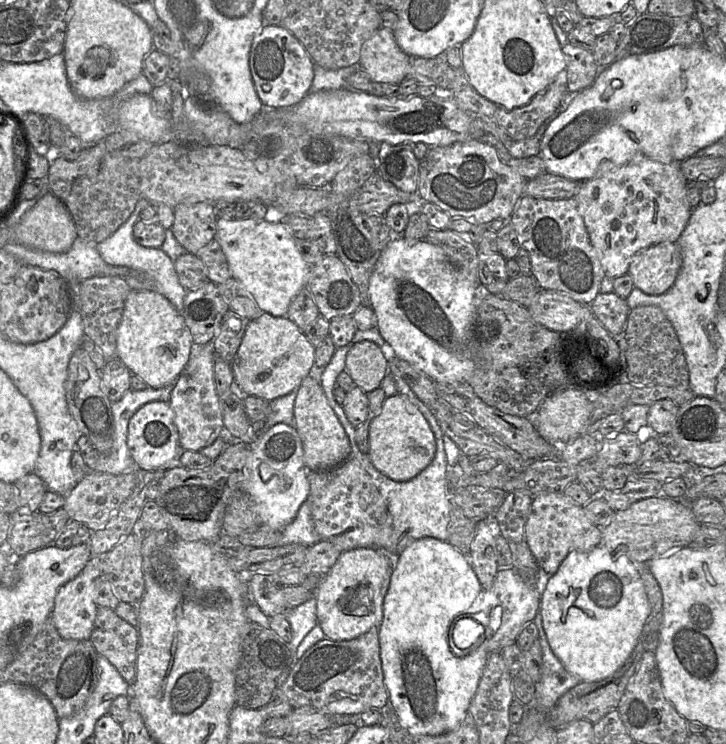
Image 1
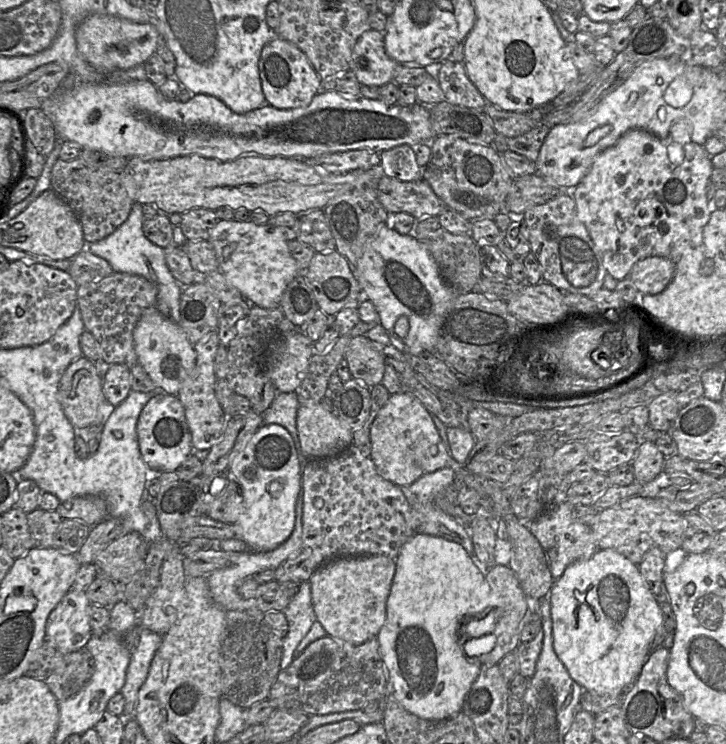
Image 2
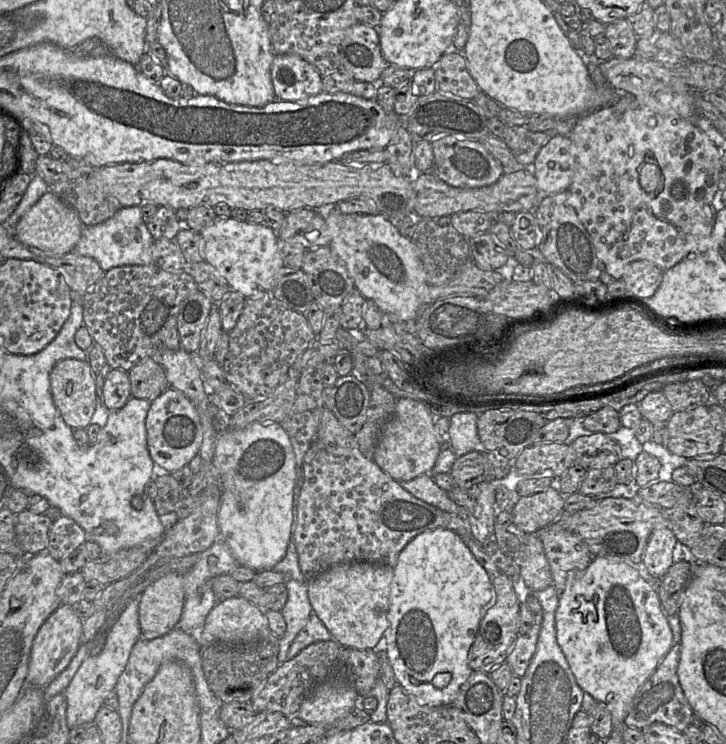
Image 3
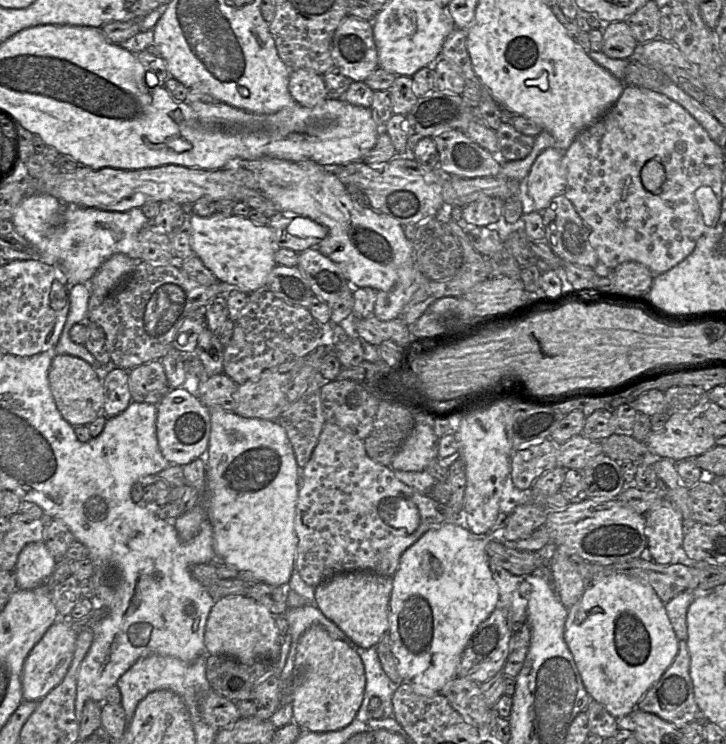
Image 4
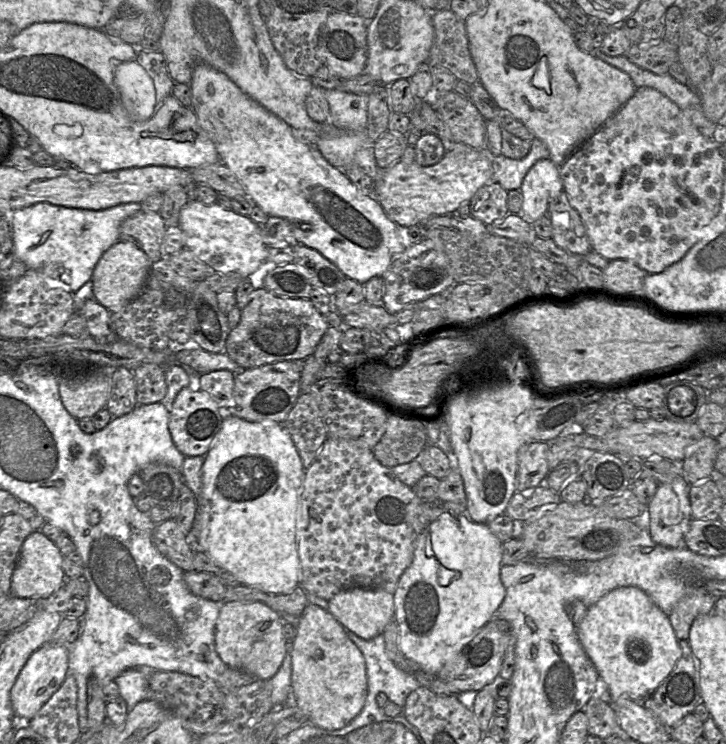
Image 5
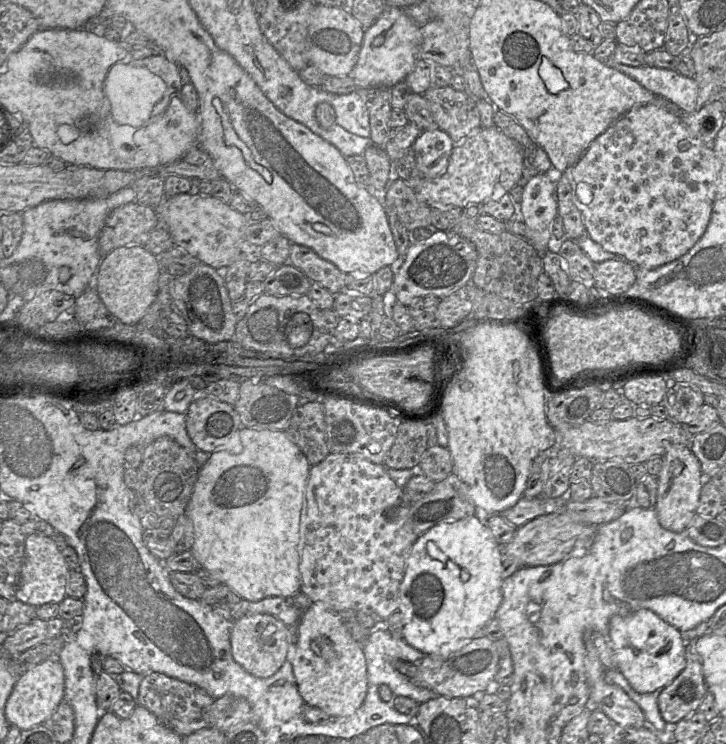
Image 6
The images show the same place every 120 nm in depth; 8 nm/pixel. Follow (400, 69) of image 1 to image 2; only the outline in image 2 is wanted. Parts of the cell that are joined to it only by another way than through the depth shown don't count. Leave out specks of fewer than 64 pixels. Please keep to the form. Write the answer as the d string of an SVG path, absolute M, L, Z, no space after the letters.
M365 31L354 45L350 70L362 85L381 87L393 82L397 66L385 51L381 31Z

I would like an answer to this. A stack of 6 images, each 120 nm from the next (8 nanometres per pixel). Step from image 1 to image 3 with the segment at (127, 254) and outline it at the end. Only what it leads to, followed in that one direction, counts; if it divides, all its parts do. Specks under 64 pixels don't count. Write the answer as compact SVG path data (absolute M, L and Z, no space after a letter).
M140 206L121 207L105 222L83 227L81 239L74 252L95 259L107 272L121 266L153 264L153 243L154 239L148 231Z

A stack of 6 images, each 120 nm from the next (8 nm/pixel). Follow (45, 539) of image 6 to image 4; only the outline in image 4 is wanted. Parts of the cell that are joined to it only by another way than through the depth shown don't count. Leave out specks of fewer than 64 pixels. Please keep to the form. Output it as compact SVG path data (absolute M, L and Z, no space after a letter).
M44 541L27 544L21 550L14 568L17 588L32 590L45 584L57 562L58 559L50 553Z

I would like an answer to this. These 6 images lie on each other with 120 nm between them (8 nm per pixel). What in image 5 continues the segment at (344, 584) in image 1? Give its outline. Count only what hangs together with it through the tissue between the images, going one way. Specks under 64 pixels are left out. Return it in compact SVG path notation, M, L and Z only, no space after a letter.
M352 587L328 600L327 610L346 630L371 640L394 618L394 600L380 588Z

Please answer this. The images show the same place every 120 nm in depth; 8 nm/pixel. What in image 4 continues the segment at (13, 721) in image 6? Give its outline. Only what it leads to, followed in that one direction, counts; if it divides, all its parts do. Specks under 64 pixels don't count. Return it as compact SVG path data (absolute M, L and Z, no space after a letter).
M59 618L50 626L40 641L32 648L23 664L21 674L23 700L40 701L63 680L73 659L77 637L78 633L72 628L70 618Z

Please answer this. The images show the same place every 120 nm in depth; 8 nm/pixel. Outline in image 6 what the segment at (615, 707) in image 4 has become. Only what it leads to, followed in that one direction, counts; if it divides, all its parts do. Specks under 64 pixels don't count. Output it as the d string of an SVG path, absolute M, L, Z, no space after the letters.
M649 609L626 616L614 615L609 622L608 639L615 667L638 693L660 691L685 668L685 649L681 632Z

